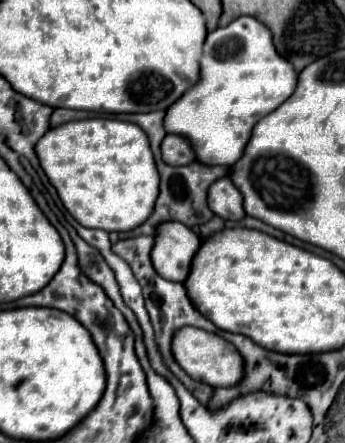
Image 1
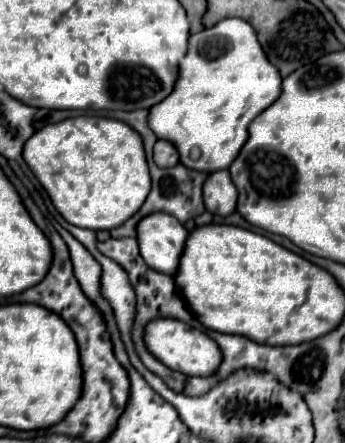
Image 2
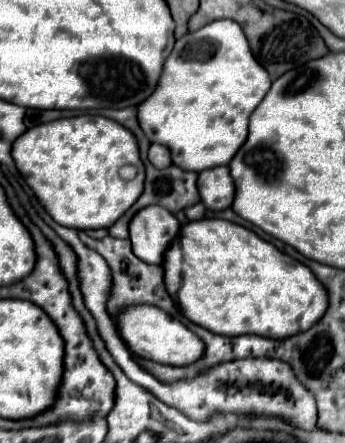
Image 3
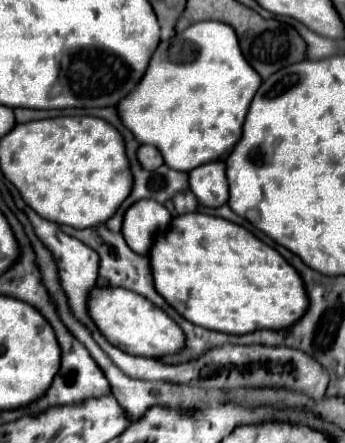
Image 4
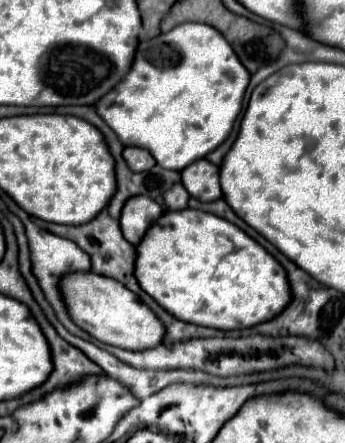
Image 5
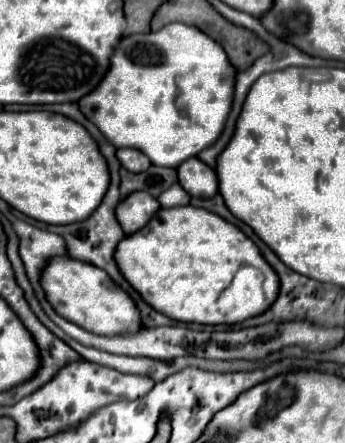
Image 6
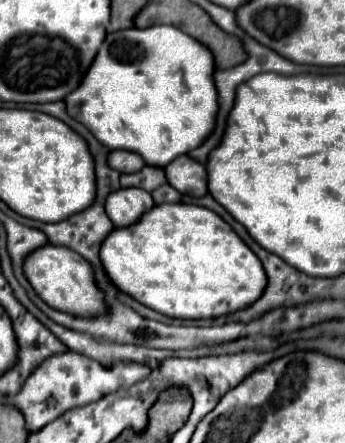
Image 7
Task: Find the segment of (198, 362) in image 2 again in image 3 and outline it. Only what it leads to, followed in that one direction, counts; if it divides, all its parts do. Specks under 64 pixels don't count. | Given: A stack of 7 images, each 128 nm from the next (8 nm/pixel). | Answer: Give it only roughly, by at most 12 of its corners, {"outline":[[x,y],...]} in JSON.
{"outline":[[128,308],[120,336],[144,360],[188,366],[204,342],[160,308]]}

